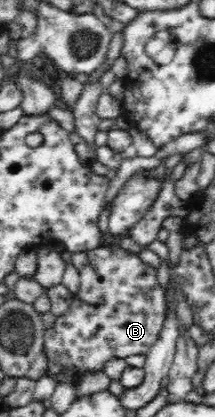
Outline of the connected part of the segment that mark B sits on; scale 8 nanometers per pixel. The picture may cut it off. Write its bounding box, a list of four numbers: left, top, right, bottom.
[44,242,166,385]

